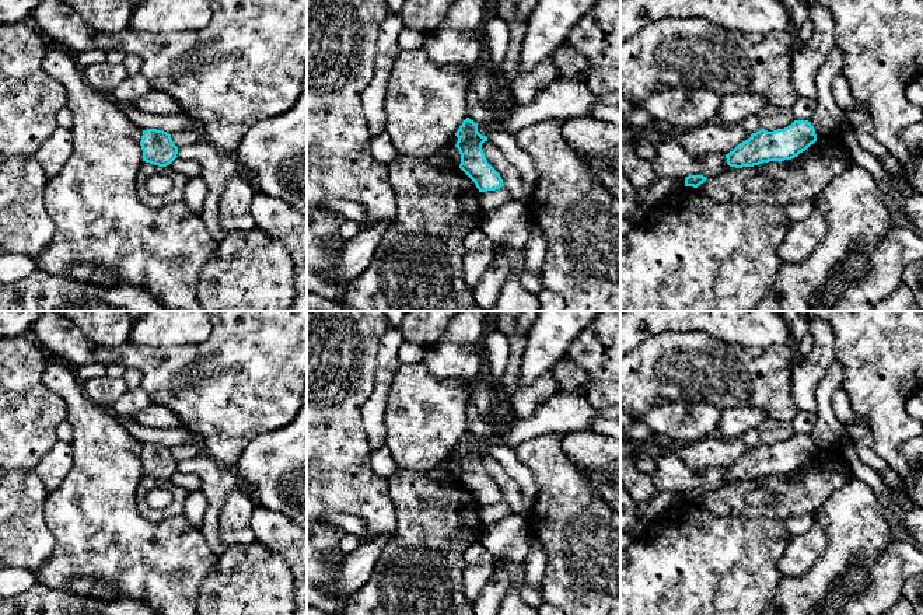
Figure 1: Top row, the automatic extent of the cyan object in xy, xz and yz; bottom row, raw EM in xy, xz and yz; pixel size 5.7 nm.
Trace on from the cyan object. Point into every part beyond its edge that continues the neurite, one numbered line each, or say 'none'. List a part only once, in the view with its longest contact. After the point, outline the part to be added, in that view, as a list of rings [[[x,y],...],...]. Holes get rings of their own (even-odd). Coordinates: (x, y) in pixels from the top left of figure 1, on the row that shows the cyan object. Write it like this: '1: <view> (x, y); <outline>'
none

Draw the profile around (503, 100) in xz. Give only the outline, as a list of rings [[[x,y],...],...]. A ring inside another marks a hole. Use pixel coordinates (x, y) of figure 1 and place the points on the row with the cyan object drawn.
[[[510,78],[507,81],[500,80],[500,85],[492,98],[492,109],[497,115],[501,115],[507,112],[508,109],[511,109],[515,104],[517,102],[514,99]]]

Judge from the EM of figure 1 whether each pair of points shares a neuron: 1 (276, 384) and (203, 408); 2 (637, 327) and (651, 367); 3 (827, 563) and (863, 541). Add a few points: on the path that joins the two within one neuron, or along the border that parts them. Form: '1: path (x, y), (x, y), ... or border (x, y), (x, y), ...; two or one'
1: path (258, 384), (238, 384), (230, 390), (221, 390); one
2: border (674, 332), (651, 335), (635, 348); two
3: path (835, 563), (855, 547); one

